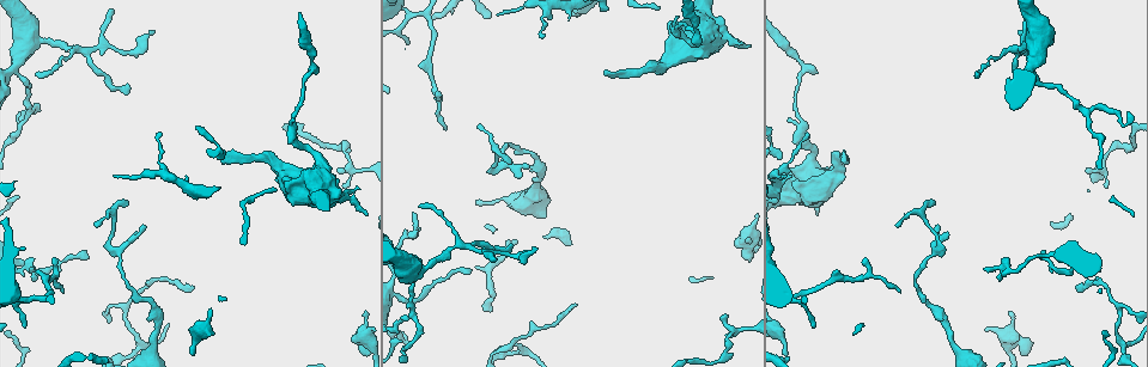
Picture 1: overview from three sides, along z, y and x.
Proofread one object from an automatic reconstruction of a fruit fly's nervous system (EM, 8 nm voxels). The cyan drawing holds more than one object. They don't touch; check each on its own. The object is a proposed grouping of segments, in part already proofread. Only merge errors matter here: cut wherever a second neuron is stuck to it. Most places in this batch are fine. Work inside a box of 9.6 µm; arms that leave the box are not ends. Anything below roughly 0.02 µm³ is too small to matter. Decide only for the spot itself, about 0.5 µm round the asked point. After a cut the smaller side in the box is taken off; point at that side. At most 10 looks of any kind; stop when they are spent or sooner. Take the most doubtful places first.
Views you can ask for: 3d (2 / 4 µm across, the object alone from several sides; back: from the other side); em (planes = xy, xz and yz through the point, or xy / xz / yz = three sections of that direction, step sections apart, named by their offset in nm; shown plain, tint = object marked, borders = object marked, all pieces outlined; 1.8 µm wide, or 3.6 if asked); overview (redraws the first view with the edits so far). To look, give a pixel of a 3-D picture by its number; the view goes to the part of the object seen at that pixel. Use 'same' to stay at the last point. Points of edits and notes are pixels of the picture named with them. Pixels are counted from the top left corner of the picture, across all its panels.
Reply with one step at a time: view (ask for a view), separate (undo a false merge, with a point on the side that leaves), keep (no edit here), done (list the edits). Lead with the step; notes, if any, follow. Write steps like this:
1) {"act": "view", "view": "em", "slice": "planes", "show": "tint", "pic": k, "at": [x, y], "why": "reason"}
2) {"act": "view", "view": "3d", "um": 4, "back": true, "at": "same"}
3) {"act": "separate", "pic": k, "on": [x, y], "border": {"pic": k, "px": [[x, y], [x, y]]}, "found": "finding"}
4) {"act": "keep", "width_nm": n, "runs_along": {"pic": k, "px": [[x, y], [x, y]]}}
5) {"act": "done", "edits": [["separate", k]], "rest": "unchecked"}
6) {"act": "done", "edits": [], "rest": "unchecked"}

{"act": "view", "view": "em", "slice": "planes", "show": "tint", "pic": 1, "at": [1038, 48], "why": "thick turns thin"}

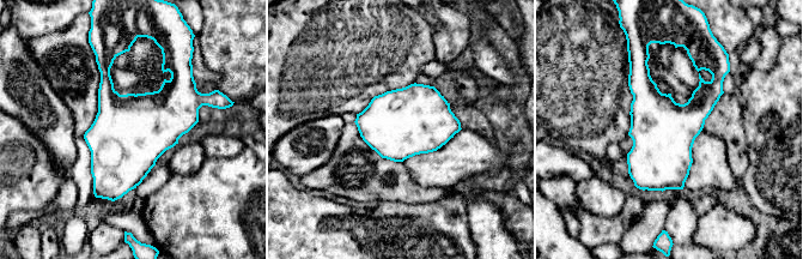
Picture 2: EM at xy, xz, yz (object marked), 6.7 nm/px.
{"act": "keep", "found": "one neuron here"}

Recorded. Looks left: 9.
{"act": "view", "view": "em", "slice": "xz", "step": 16, "show": "tint", "pic": 1, "at": [157, 330], "why": "thin neck"}

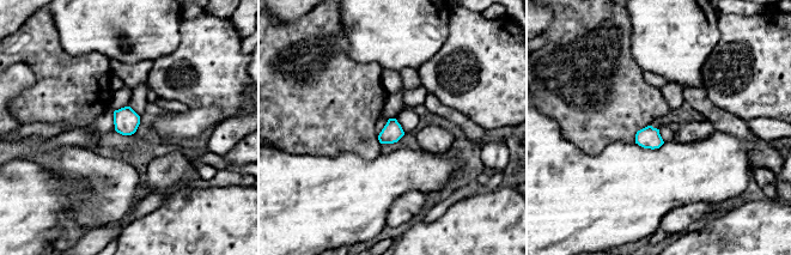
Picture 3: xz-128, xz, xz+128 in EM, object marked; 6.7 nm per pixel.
{"act": "view", "view": "em", "slice": "planes", "show": "tint", "at": "same", "why": "another direction"}

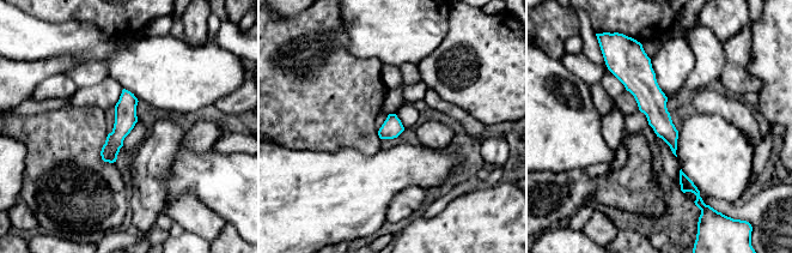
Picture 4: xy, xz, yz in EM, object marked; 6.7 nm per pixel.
{"act": "keep", "found": "all the same neuron"}

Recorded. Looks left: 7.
{"act": "view", "view": "em", "um": 3.6, "slice": "xz", "step": 4, "show": "tint", "pic": 1, "at": [405, 10], "why": "four-way junction"}

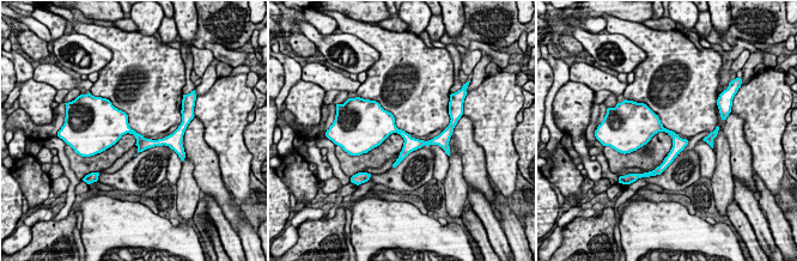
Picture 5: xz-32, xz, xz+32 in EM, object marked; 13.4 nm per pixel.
{"act": "view", "view": "em", "um": 3.6, "slice": "planes", "show": "tint", "at": "same", "why": "another direction"}

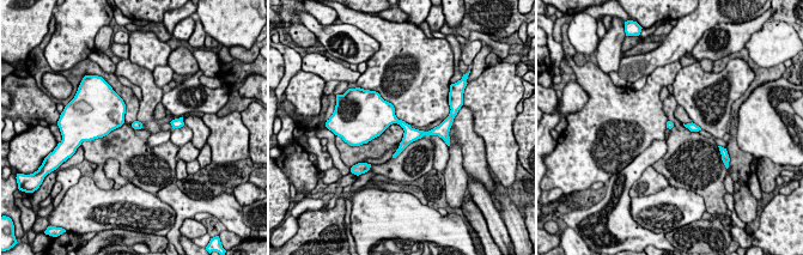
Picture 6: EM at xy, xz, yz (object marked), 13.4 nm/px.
{"act": "keep", "runs_along": {"pic": 6, "px": [[367, 123], [396, 120], [412, 133], [436, 132]]}, "found": "continuous, no second neuron"}

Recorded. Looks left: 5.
{"act": "view", "view": "em", "slice": "xz", "step": 8, "show": "tint", "pic": 1, "at": [917, 278], "why": "a narrow waist"}

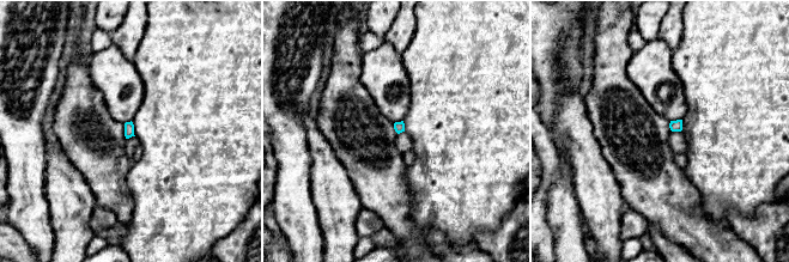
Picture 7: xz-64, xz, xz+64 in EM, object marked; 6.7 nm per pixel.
{"act": "view", "view": "em", "slice": "planes", "show": "borders", "at": "same"}

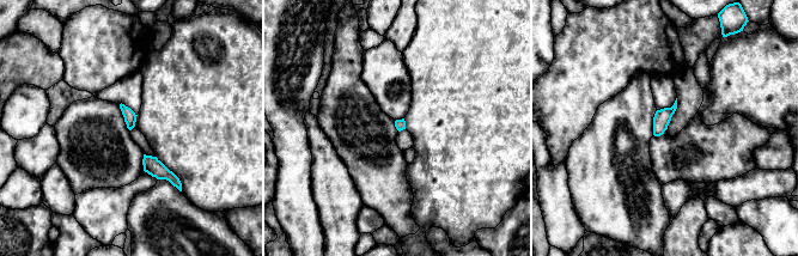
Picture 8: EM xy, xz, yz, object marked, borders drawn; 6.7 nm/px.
{"act": "keep", "found": "one neuron here"}

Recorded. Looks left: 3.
{"act": "done", "edits": [], "rest": "unchecked"}

